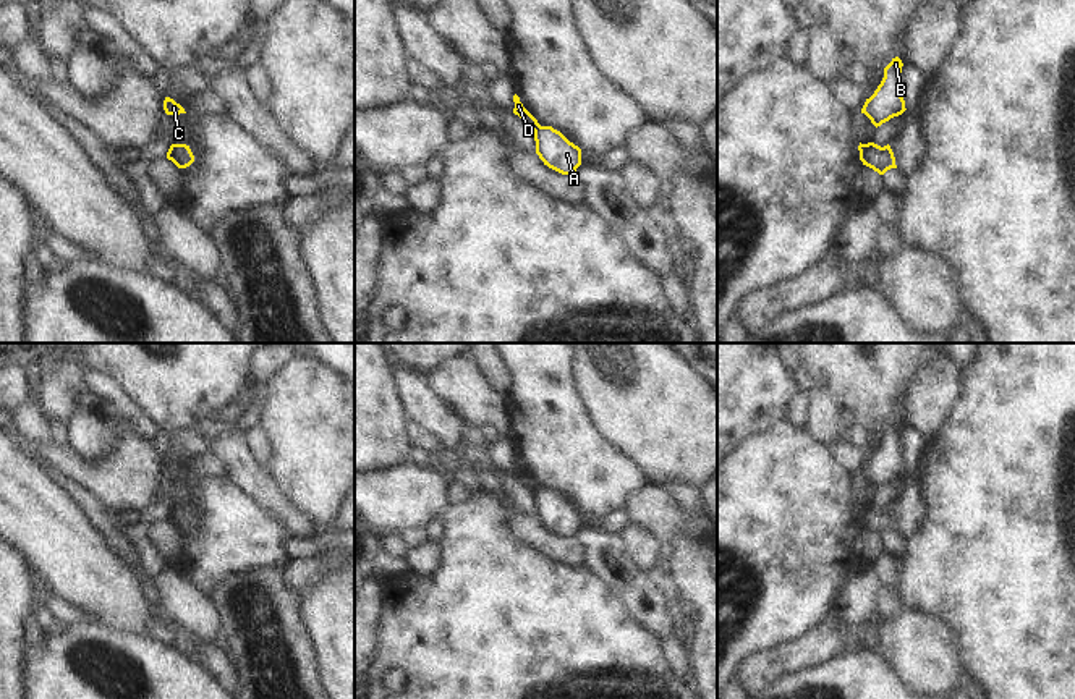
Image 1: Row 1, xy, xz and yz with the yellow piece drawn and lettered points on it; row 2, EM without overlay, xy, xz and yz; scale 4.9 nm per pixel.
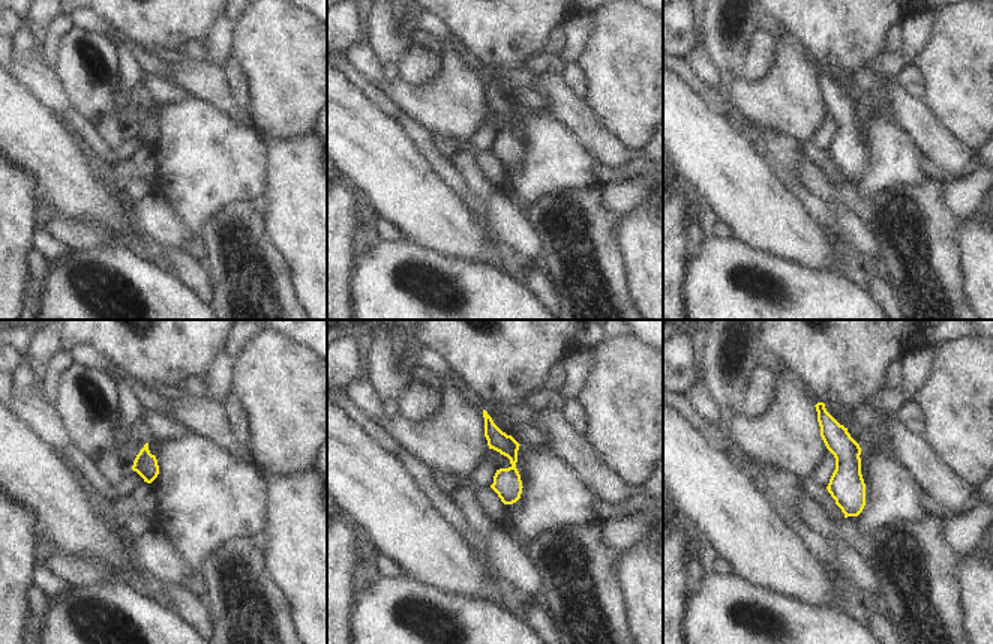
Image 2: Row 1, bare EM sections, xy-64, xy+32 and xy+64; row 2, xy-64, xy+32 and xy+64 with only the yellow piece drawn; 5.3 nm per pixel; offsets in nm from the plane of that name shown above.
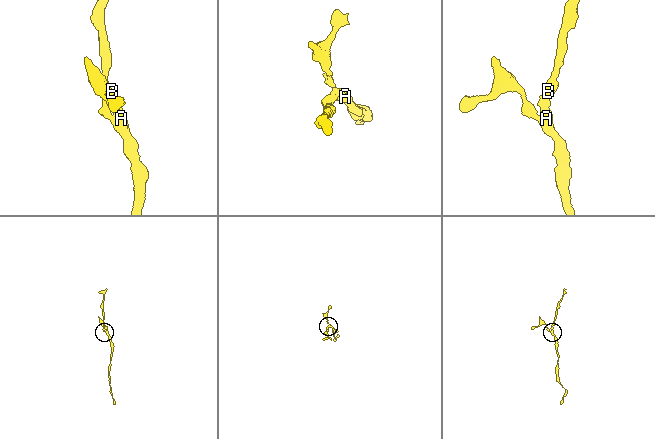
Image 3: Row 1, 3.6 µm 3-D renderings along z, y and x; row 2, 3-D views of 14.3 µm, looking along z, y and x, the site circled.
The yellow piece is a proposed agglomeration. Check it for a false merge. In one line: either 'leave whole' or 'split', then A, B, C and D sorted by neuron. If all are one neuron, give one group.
split | A B C / D

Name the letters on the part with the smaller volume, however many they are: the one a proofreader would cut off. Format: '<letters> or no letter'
D

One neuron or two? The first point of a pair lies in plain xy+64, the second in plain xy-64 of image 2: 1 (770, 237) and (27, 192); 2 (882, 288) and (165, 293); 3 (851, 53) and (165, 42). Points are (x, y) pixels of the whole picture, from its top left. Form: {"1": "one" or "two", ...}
{"1": "two", "2": "two", "3": "one"}

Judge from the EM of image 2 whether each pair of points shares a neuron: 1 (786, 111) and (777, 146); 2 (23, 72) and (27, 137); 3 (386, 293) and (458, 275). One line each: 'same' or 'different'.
1: different
2: different
3: same

